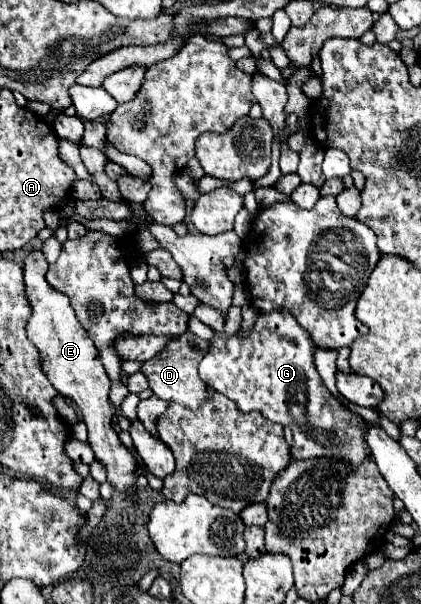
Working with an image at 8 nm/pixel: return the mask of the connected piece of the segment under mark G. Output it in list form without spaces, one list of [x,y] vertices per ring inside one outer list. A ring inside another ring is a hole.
[[[201,304],[193,316],[213,330],[209,352],[199,364],[203,382],[233,400],[241,412],[257,410],[273,422],[289,424],[293,430],[291,456],[295,460],[339,456],[339,460],[357,468],[369,458],[369,446],[365,442],[367,424],[327,390],[313,362],[317,346],[289,310],[259,314],[247,338],[239,334],[223,338],[225,316],[221,310]]]

